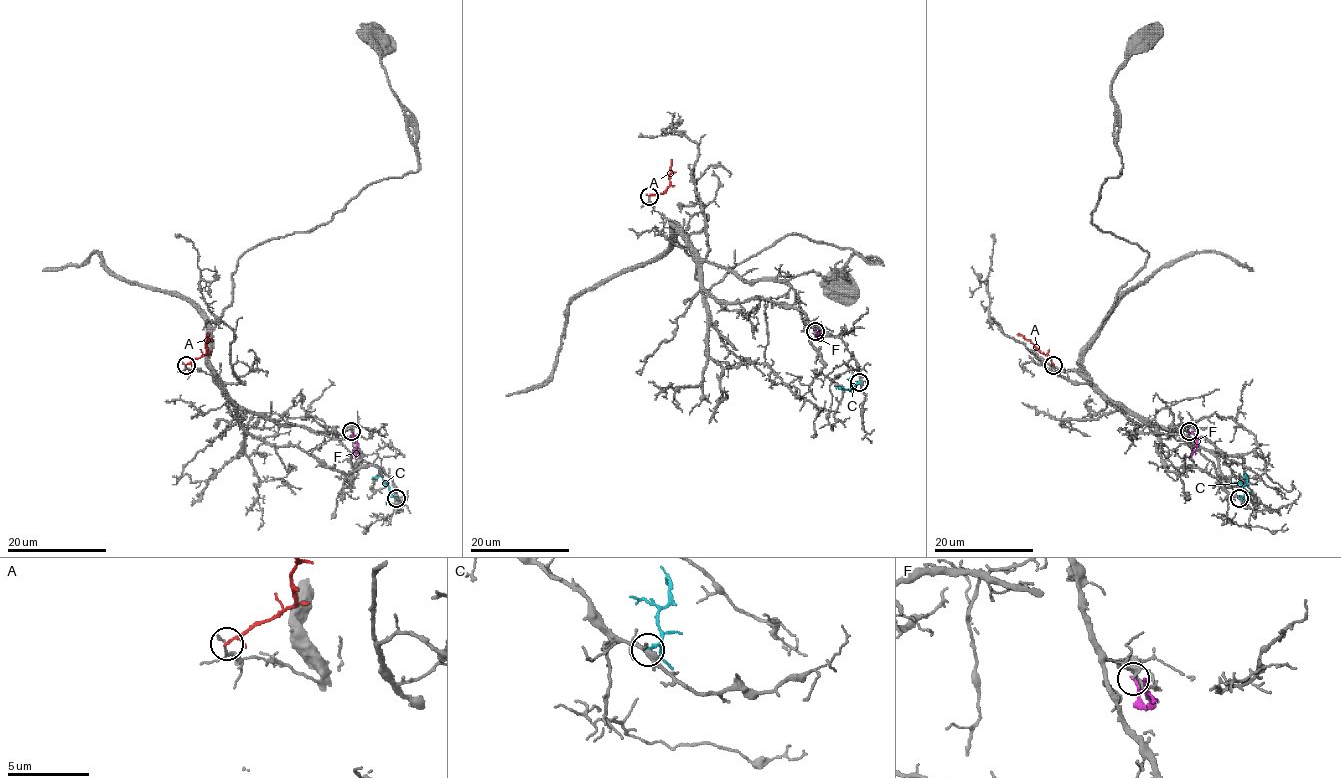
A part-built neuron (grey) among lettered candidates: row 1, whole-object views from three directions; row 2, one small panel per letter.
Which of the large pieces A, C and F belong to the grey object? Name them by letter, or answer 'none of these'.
none of these

